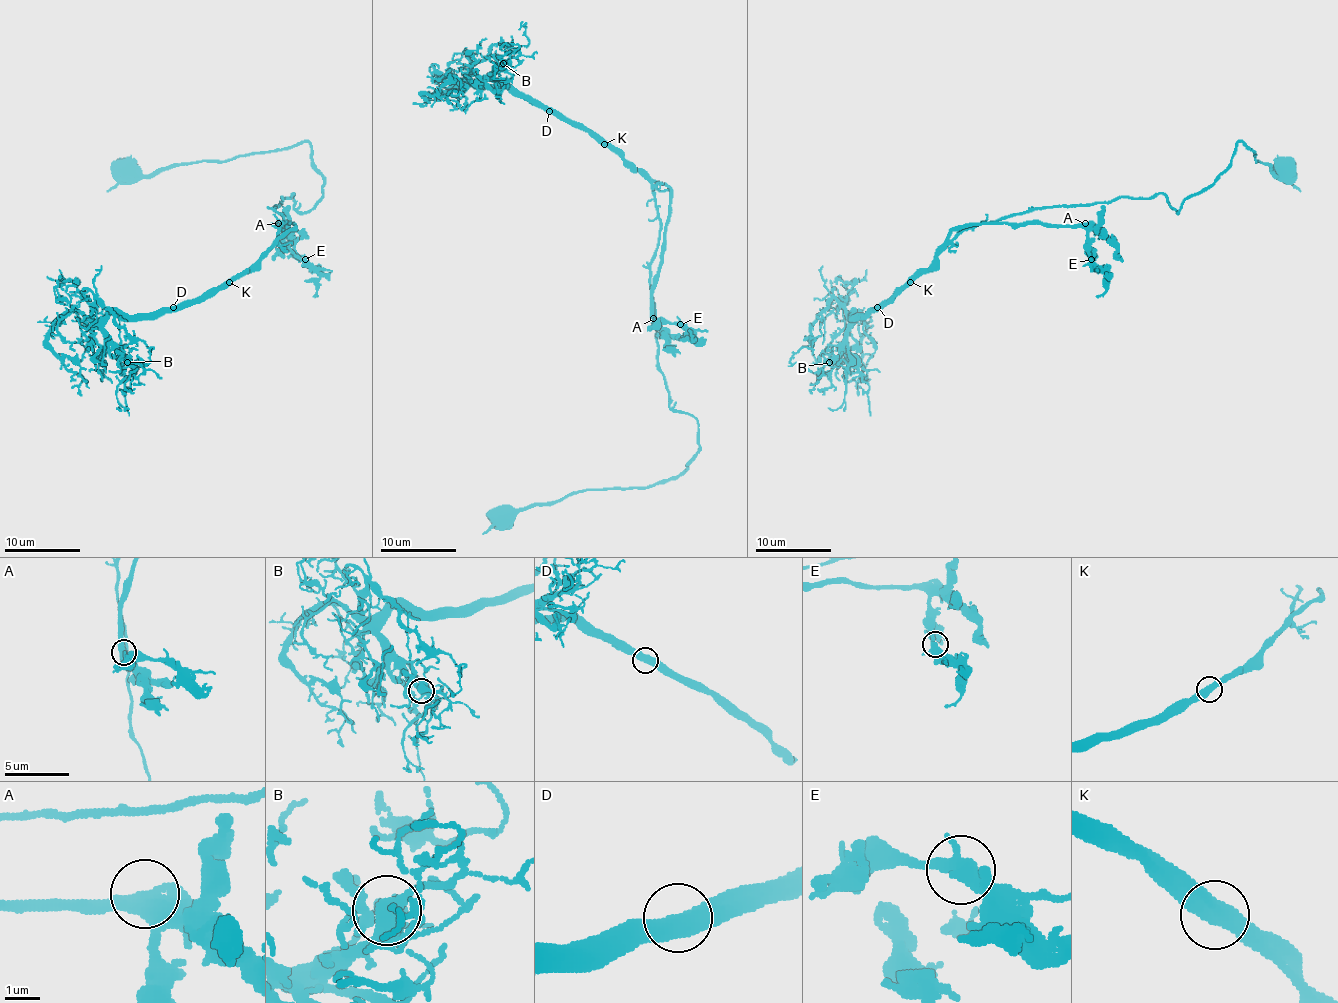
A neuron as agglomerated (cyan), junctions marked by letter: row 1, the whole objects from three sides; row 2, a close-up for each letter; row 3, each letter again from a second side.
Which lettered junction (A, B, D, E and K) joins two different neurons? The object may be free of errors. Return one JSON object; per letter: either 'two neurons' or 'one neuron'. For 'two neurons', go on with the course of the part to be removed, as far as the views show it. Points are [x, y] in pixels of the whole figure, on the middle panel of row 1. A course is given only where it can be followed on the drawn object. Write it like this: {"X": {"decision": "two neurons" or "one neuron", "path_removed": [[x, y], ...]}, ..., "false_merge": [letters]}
{"A": {"decision": "one neuron"}, "B": {"decision": "one neuron"}, "D": {"decision": "one neuron"}, "E": {"decision": "one neuron"}, "K": {"decision": "one neuron"}, "false_merge": []}

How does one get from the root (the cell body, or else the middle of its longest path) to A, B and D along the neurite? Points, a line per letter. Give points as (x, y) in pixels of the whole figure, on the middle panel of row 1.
A: (650, 278), (650, 265), (661, 231), (663, 263), (652, 294), (653, 318)
B: (650, 278), (659, 238), (653, 187), (585, 130), (531, 105), (505, 86), (478, 82), (491, 76), (503, 63)
D: (650, 278), (650, 265), (659, 238), (659, 214), (653, 187), (585, 130), (560, 120), (549, 111)

